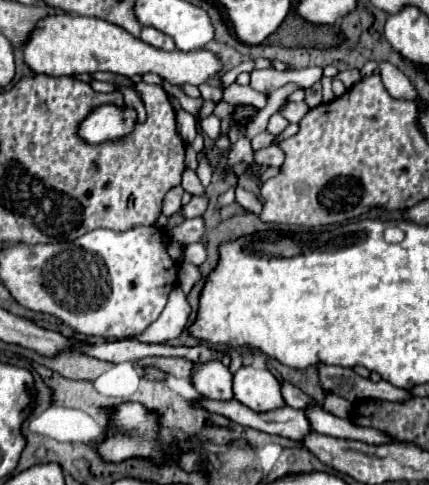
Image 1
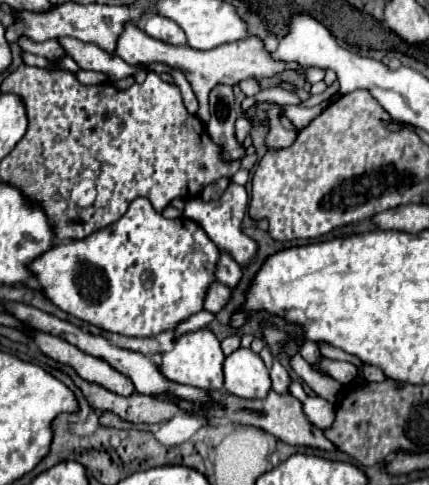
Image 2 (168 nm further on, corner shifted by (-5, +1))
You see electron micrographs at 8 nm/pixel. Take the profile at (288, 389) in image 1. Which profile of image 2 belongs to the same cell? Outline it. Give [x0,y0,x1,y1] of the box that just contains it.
[271,360,291,394]

